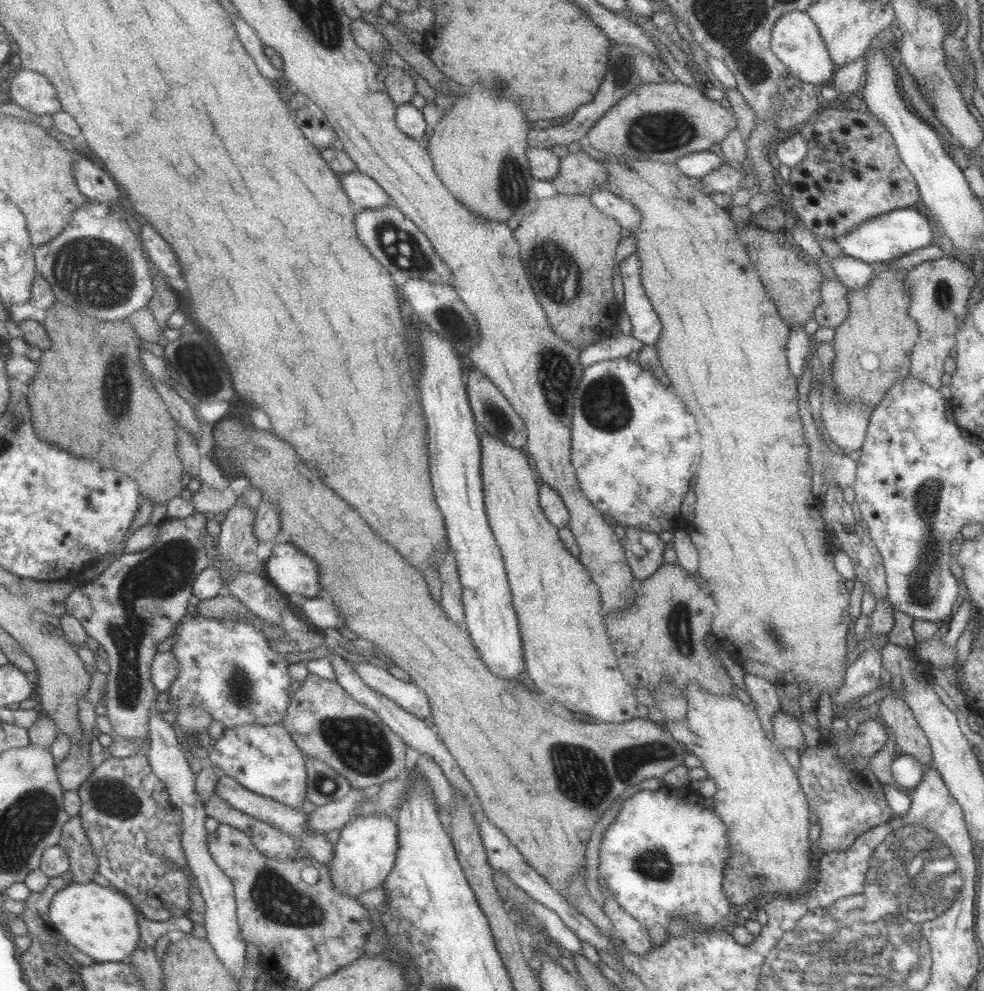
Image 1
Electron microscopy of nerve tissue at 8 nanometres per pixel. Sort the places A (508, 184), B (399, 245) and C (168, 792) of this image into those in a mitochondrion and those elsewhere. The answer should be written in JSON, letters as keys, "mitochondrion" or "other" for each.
{"A":"mitochondrion","B":"mitochondrion","C":"other"}

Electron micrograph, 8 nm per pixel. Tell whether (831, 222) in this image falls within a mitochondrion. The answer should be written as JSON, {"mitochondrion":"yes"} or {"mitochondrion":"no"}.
{"mitochondrion":"no"}

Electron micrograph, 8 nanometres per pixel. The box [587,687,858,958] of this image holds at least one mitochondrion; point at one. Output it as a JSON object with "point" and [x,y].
{"point":[654,863]}

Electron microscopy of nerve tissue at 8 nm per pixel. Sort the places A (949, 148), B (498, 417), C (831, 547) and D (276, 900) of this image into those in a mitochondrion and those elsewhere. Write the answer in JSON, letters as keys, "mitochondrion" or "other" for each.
{"A":"other","B":"mitochondrion","C":"other","D":"mitochondrion"}

